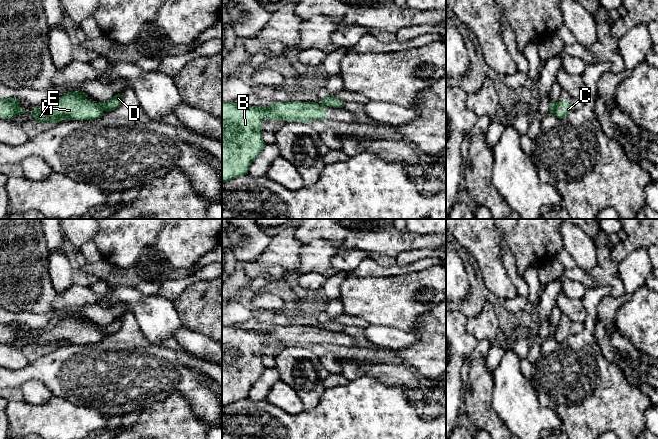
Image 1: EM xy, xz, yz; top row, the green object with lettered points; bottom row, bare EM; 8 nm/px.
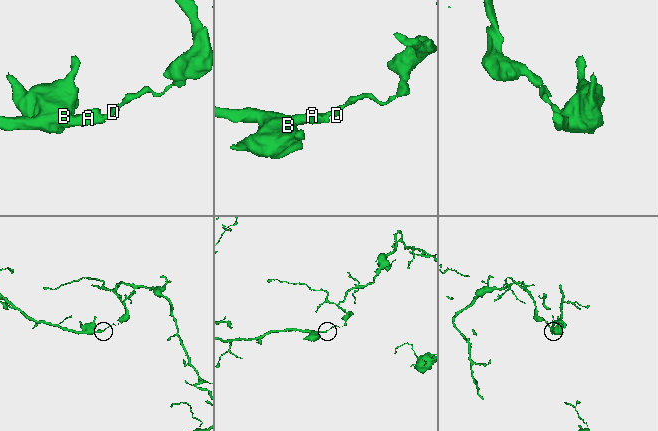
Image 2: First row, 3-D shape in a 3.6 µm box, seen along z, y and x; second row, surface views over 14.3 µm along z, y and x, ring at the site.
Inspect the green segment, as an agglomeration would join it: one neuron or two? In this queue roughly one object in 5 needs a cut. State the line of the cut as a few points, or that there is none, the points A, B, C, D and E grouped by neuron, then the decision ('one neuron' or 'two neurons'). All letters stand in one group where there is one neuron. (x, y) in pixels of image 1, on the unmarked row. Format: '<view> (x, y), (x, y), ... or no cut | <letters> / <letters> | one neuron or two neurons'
yz (557, 326), (553, 336) | A B C E / D | two neurons

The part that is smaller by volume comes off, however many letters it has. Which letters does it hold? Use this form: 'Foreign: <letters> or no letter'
Foreign: A, B, C, E

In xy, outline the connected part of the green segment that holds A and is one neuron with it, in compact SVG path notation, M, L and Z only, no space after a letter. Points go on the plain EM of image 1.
M73 315L64 317L62 321L50 330L29 335L34 346L52 346L56 348L62 344L90 344L102 341L103 332L100 326L93 327L86 323L87 317Z

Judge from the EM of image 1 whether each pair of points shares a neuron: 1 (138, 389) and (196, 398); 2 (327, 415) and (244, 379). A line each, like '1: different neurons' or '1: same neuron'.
1: same neuron
2: different neurons

